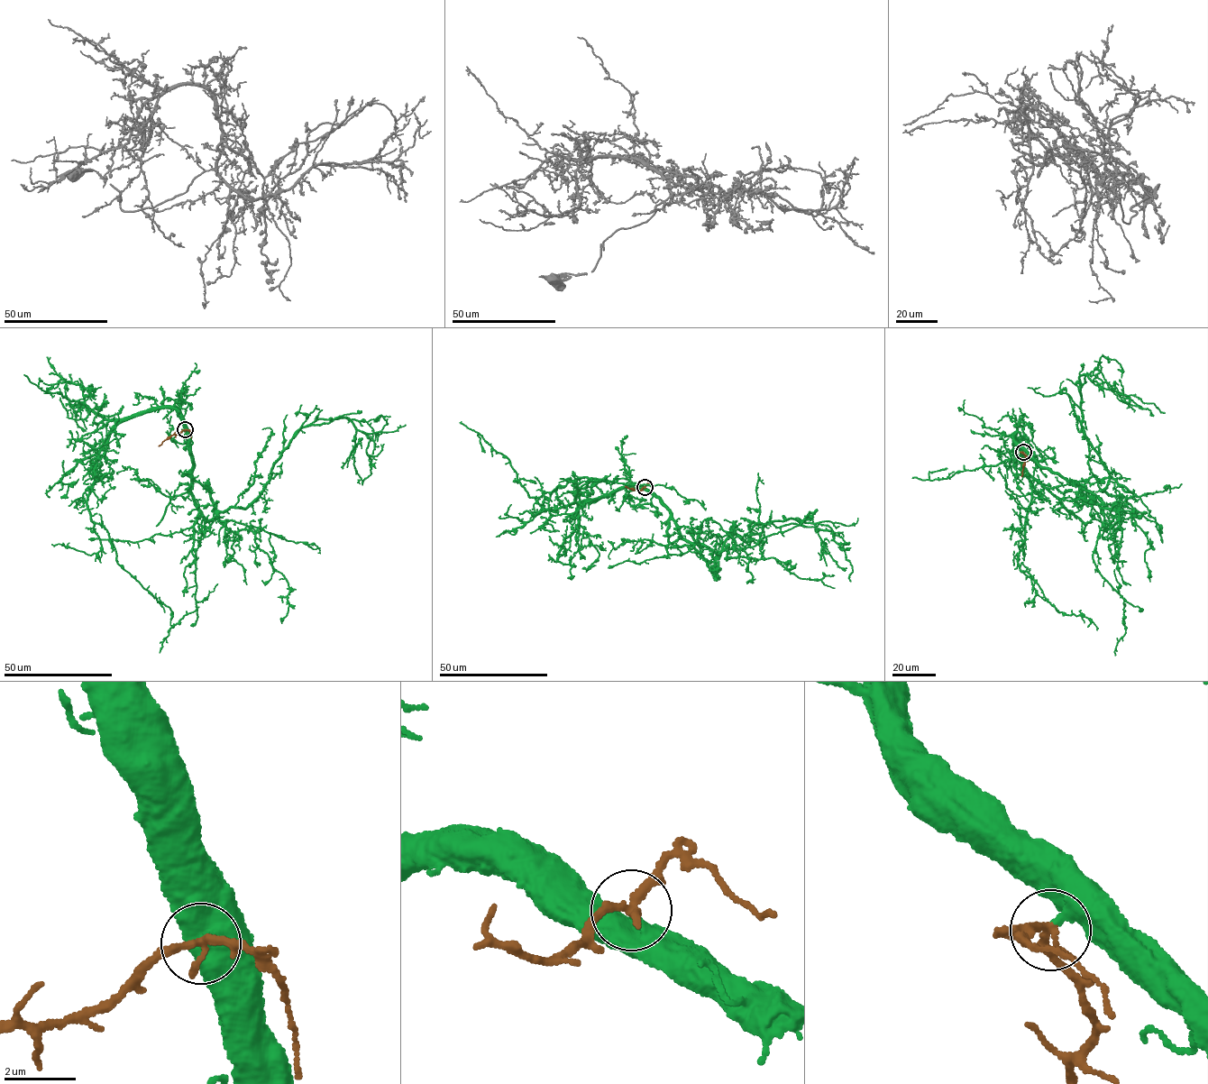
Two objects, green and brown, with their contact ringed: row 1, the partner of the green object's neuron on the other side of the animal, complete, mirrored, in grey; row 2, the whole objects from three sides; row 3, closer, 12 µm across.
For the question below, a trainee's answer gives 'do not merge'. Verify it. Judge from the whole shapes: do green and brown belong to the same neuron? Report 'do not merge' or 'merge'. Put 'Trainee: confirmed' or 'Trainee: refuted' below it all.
merge
Trainee: refuted

